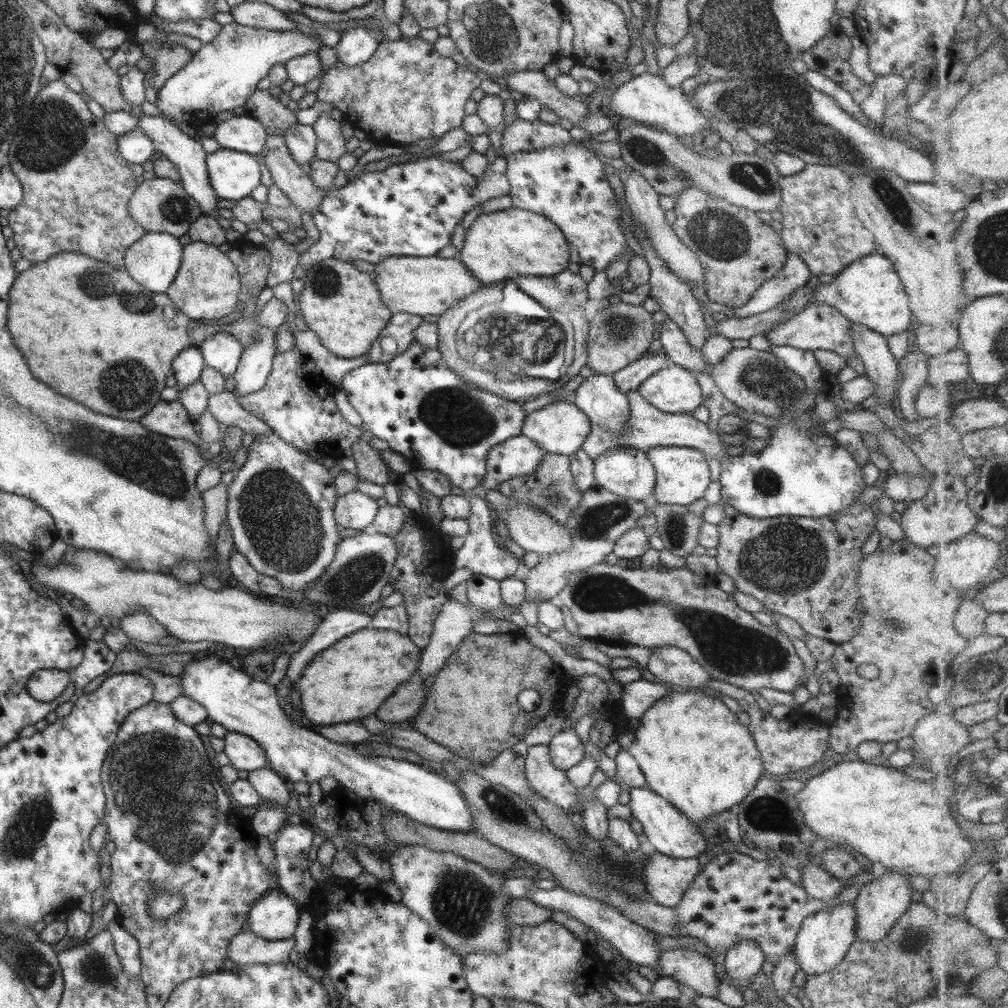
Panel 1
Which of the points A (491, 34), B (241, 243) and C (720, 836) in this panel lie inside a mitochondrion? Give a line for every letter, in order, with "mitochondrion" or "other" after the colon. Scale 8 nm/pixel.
A: mitochondrion
B: other
C: other

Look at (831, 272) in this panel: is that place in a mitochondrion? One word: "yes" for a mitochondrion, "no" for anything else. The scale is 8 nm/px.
no

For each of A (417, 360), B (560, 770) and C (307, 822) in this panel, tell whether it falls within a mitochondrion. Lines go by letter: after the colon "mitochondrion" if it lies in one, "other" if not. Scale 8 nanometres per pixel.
A: other
B: other
C: other

